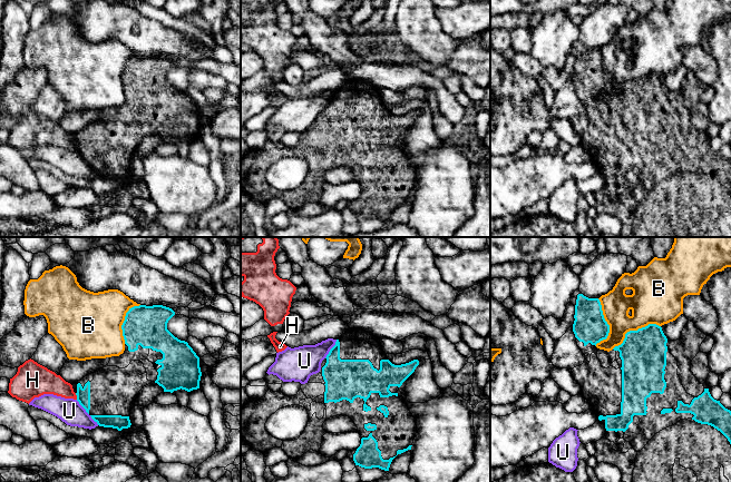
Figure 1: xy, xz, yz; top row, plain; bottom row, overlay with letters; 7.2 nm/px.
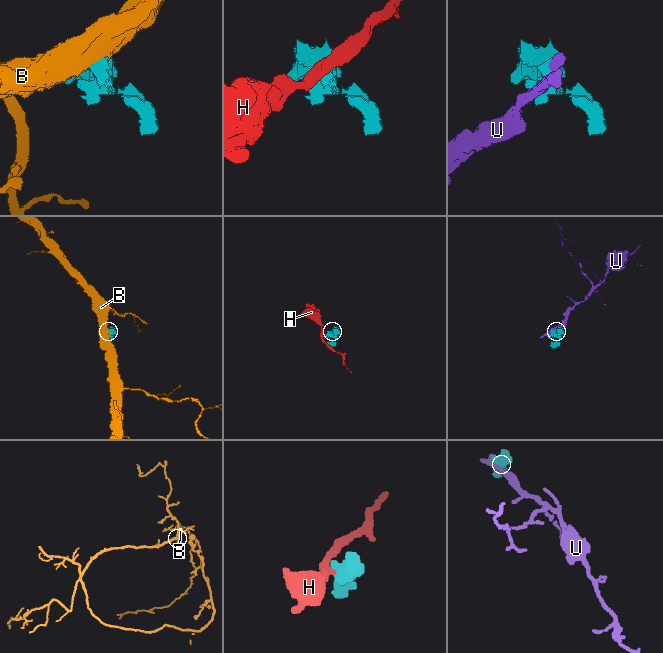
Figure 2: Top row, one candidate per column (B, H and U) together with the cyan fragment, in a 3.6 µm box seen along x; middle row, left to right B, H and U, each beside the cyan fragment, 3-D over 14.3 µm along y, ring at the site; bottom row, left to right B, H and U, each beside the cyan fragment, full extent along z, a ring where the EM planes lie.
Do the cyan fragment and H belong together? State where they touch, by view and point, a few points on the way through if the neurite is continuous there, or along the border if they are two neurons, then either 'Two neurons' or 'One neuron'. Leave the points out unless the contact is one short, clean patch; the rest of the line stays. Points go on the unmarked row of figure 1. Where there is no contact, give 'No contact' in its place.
Touches cyan at xy (77, 147). Two neurons

